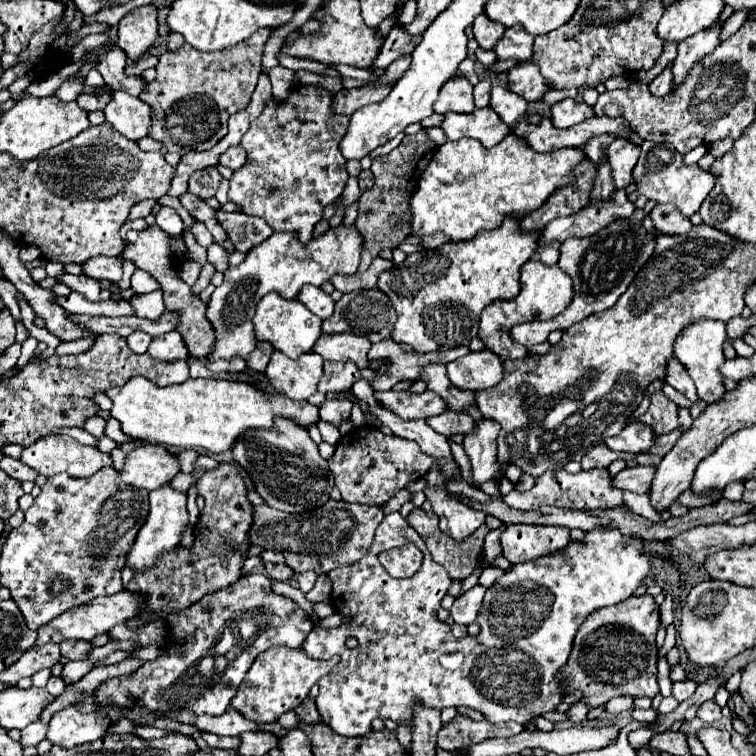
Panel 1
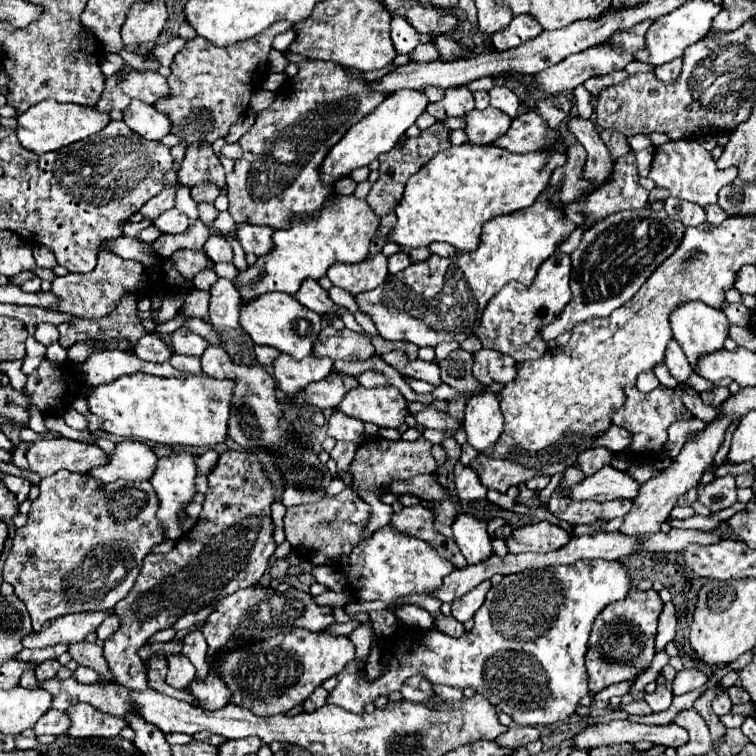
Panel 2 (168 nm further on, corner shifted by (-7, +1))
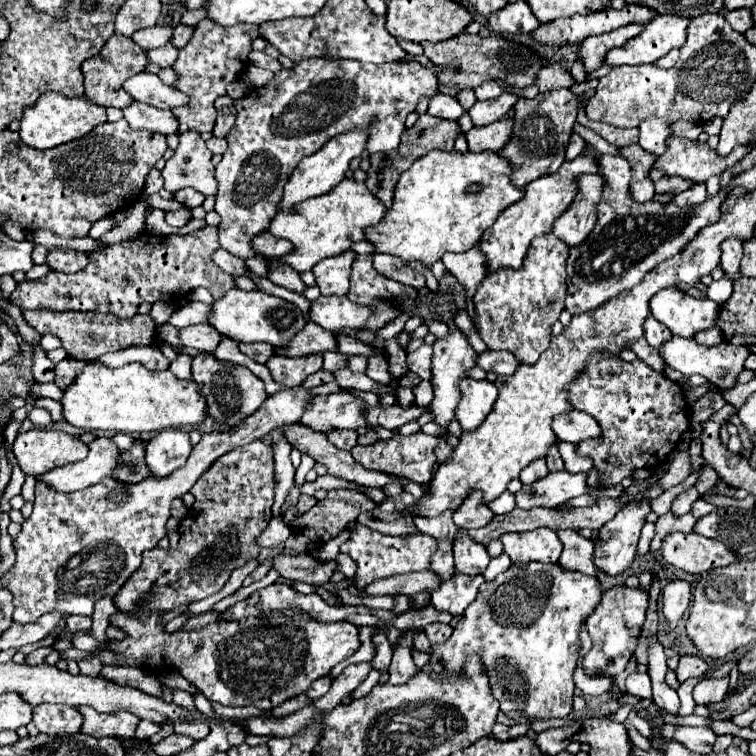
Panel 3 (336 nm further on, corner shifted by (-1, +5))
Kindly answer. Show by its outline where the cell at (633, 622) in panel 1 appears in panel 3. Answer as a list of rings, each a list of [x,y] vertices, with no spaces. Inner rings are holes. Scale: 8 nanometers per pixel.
[[[613,586],[603,592],[601,604],[595,608],[595,612],[585,620],[587,632],[593,640],[593,648],[583,658],[583,670],[587,676],[617,676],[621,674],[635,648],[639,646],[639,636],[643,632],[645,624],[645,612],[649,606],[649,594],[643,588],[627,588],[627,586]]]

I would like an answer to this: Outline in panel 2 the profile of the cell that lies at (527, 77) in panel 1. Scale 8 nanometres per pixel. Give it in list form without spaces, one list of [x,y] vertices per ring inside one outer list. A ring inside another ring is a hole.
[[[599,44],[595,48],[587,48],[579,54],[571,54],[555,66],[539,72],[535,76],[535,84],[539,84],[549,94],[561,94],[577,88],[587,78],[605,76],[615,70],[623,70],[633,58],[617,46]]]

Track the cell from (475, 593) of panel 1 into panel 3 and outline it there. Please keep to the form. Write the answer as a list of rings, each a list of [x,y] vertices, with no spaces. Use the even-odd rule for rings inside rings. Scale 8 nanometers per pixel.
[[[457,574],[453,580],[447,580],[445,584],[441,584],[441,588],[437,592],[433,592],[431,604],[437,610],[449,612],[451,616],[461,616],[465,612],[465,608],[475,600],[479,586],[483,582],[485,582],[485,578],[481,574],[477,574],[477,576]]]

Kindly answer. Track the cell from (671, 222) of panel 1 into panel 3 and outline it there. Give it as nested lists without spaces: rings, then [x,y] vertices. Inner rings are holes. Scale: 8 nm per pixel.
[[[693,184],[689,190],[681,192],[681,194],[675,194],[673,196],[673,204],[683,208],[683,206],[697,206],[697,204],[703,204],[707,198],[705,194],[705,184]]]

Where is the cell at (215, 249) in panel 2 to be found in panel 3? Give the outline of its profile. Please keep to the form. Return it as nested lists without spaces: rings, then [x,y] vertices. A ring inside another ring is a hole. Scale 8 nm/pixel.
[[[217,248],[211,258],[213,258],[213,262],[215,262],[223,272],[227,272],[227,274],[231,274],[231,276],[243,276],[245,270],[247,270],[247,266],[245,266],[245,262],[243,262],[241,258],[229,254],[229,252],[223,250],[223,248]]]

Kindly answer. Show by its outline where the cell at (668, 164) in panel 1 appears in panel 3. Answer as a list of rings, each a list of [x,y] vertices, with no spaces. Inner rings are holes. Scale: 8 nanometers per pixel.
[[[671,136],[667,140],[667,152],[657,158],[655,168],[663,170],[667,176],[681,176],[693,184],[701,184],[737,164],[747,150],[749,148],[733,148],[729,156],[719,156],[703,142]]]

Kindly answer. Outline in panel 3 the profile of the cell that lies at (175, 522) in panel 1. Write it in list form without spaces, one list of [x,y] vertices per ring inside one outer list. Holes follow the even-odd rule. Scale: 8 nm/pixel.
[[[159,432],[145,446],[145,462],[151,476],[161,480],[185,466],[191,454],[189,432]]]

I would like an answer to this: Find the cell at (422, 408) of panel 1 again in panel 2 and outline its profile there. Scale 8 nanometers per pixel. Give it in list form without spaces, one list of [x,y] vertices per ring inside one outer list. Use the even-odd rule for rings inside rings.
[[[375,386],[375,388],[353,388],[341,400],[335,410],[361,420],[371,422],[379,428],[399,428],[407,416],[407,400],[399,394],[399,390],[391,386]]]

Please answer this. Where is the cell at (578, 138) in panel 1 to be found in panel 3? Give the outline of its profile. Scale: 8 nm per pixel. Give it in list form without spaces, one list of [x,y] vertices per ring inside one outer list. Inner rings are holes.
[[[513,118],[497,120],[485,128],[471,128],[465,136],[469,142],[469,150],[473,152],[485,152],[485,150],[501,150],[513,136]]]

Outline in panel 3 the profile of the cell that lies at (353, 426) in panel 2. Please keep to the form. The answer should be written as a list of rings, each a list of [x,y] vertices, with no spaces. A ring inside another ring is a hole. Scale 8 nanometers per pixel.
[[[327,430],[327,438],[331,444],[335,444],[341,450],[351,450],[357,444],[357,430]]]

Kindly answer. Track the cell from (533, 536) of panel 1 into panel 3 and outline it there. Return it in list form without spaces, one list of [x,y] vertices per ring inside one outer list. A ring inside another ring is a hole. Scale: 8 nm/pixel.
[[[537,528],[529,532],[509,532],[499,538],[505,554],[513,562],[557,562],[563,550],[555,530]]]

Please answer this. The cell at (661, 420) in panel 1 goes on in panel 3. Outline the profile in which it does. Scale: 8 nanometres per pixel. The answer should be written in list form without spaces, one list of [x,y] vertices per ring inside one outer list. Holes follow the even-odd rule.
[[[601,356],[577,384],[569,384],[569,402],[587,414],[591,414],[603,428],[599,438],[587,440],[579,444],[579,454],[591,456],[593,464],[601,472],[601,480],[605,486],[619,484],[625,476],[631,476],[635,468],[655,468],[667,460],[667,456],[677,448],[679,436],[689,428],[689,404],[683,396],[683,388],[669,380],[665,374],[651,370],[645,362],[625,362],[621,358],[613,360],[613,356]]]

